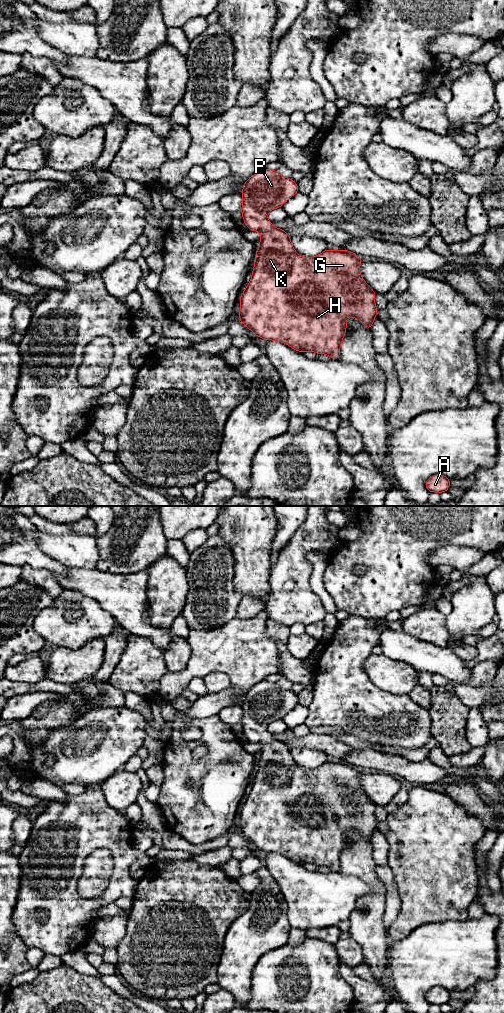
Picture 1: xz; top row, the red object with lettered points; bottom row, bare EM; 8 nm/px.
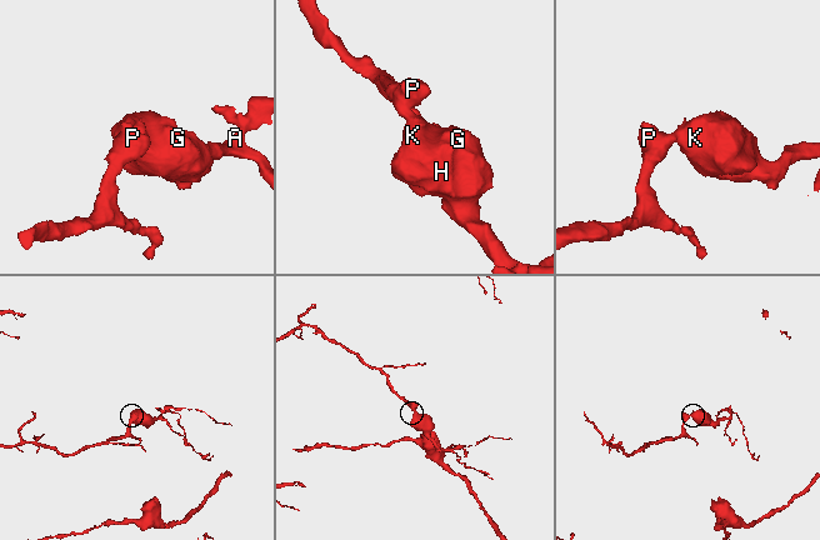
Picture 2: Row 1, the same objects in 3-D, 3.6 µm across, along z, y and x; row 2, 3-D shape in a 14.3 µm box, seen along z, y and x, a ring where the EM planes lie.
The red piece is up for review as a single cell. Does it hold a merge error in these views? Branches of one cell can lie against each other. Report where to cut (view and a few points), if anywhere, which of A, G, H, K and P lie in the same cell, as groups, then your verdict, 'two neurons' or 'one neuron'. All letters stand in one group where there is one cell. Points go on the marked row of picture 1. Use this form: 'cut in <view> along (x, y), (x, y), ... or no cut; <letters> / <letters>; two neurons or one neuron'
no cut; A G H K P; one neuron

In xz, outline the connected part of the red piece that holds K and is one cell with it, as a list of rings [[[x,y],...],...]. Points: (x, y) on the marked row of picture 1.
[[[267,168],[252,175],[244,184],[243,221],[248,230],[260,231],[261,238],[251,280],[240,295],[239,320],[267,341],[276,340],[299,352],[312,351],[338,359],[348,318],[357,318],[371,330],[378,312],[376,292],[360,274],[360,256],[344,249],[326,249],[317,256],[302,257],[296,253],[285,230],[274,227],[267,219],[269,211],[281,208],[298,192],[295,181]]]

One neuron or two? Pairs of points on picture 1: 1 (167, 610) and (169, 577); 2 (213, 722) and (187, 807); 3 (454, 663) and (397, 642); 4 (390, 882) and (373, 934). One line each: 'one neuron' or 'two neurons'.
1: one neuron
2: one neuron
3: one neuron
4: two neurons

